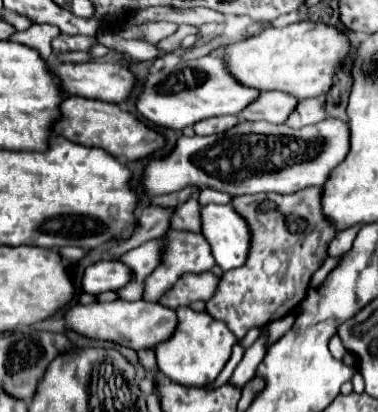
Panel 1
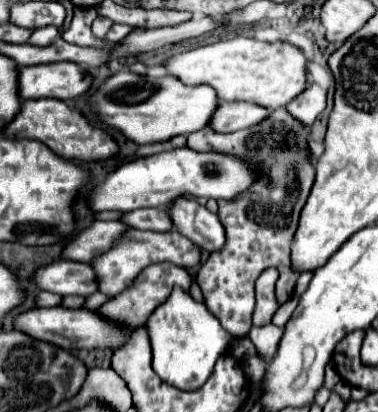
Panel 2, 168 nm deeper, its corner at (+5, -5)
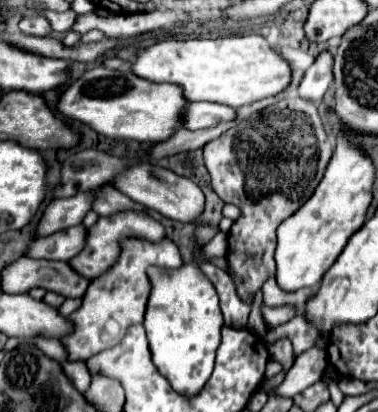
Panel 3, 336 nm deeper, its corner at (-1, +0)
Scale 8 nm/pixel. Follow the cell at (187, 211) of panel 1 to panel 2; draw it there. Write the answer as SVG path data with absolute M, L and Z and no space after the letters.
M154 207L154 209L140 209L140 211L130 211L124 213L122 221L128 221L128 225L136 229L150 229L150 231L172 231L174 223L164 209Z

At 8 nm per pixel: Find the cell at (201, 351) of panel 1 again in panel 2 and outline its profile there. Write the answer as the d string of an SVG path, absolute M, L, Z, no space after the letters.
M174 289L172 297L152 317L146 321L148 335L152 343L152 369L156 375L182 389L182 391L196 391L200 389L214 371L216 361L228 349L232 337L222 329L220 321L212 313L208 313L204 303L196 303L190 293L182 289Z

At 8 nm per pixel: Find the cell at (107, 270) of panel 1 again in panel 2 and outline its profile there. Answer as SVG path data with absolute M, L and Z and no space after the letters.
M54 261L36 271L34 281L38 289L58 295L82 295L90 297L98 291L98 275L88 263L76 261Z

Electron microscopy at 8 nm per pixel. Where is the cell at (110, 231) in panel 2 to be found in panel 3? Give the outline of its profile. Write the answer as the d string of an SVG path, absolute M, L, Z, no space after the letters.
M78 224L62 232L54 232L52 236L46 236L46 238L34 238L28 244L28 250L24 256L68 262L80 252L80 248L84 248L84 240L86 240L86 228Z

